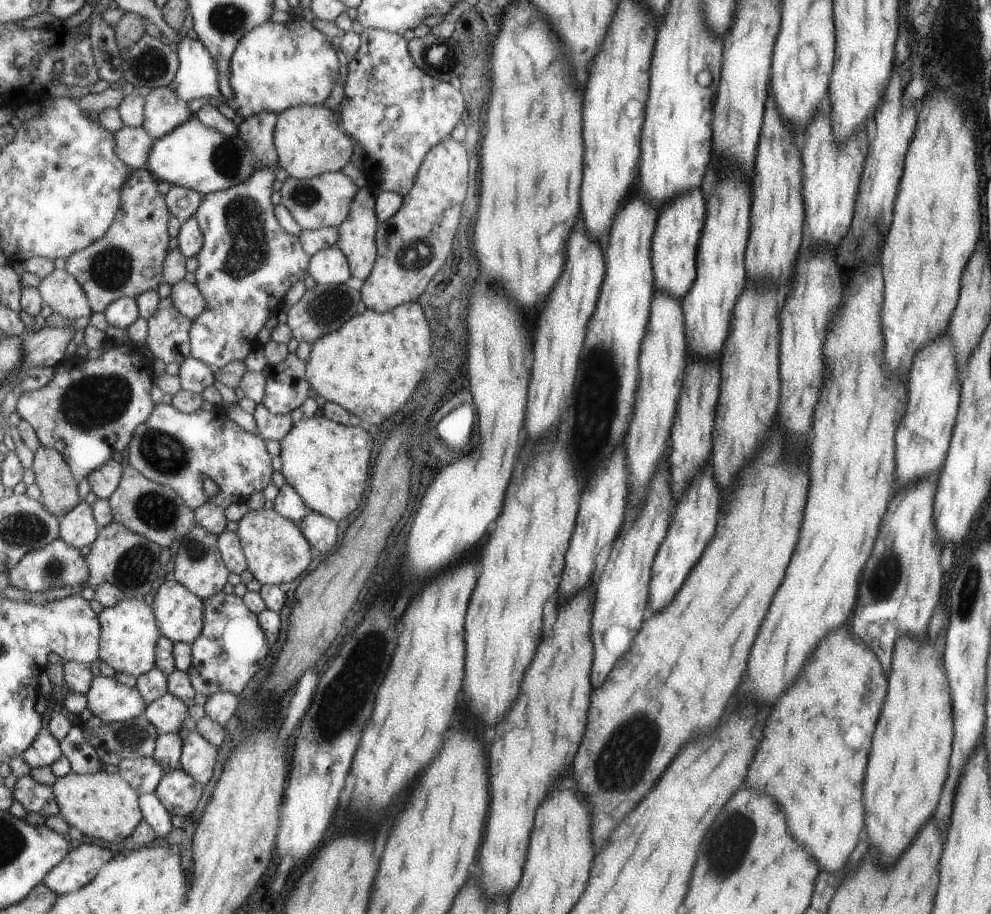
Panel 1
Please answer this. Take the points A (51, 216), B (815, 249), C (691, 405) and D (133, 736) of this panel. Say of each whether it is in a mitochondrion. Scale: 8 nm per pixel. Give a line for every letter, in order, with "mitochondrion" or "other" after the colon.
A: other
B: other
C: other
D: mitochondrion

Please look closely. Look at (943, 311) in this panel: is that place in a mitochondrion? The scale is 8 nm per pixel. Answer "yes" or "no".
no

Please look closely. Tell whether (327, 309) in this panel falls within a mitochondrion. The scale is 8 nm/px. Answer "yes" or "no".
yes

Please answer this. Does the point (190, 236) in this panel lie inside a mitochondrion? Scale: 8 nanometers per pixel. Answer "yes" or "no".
no

